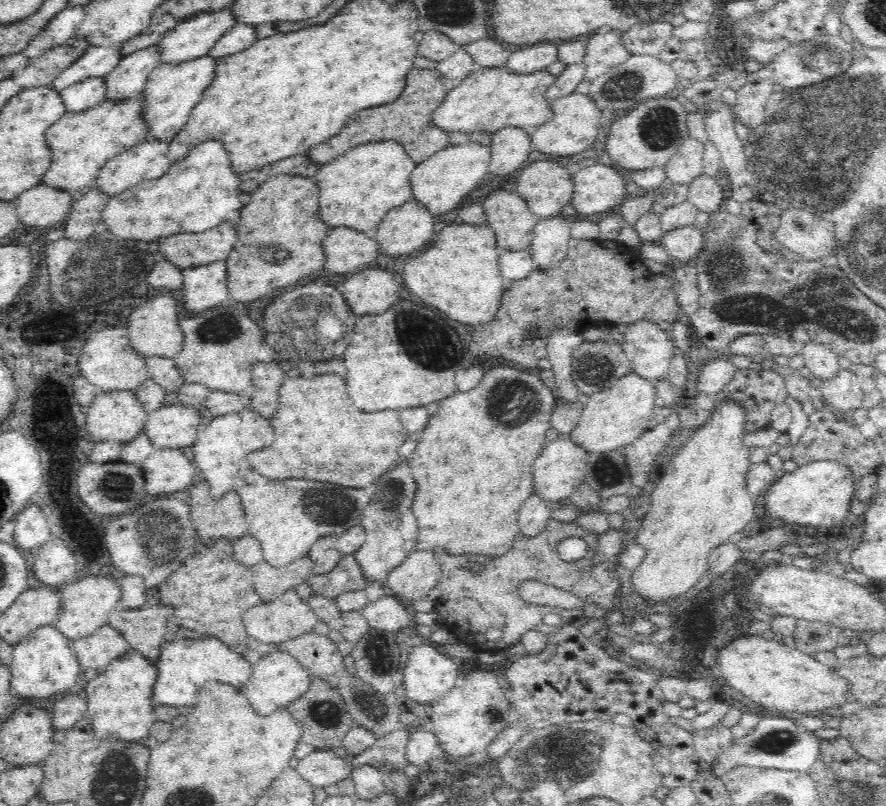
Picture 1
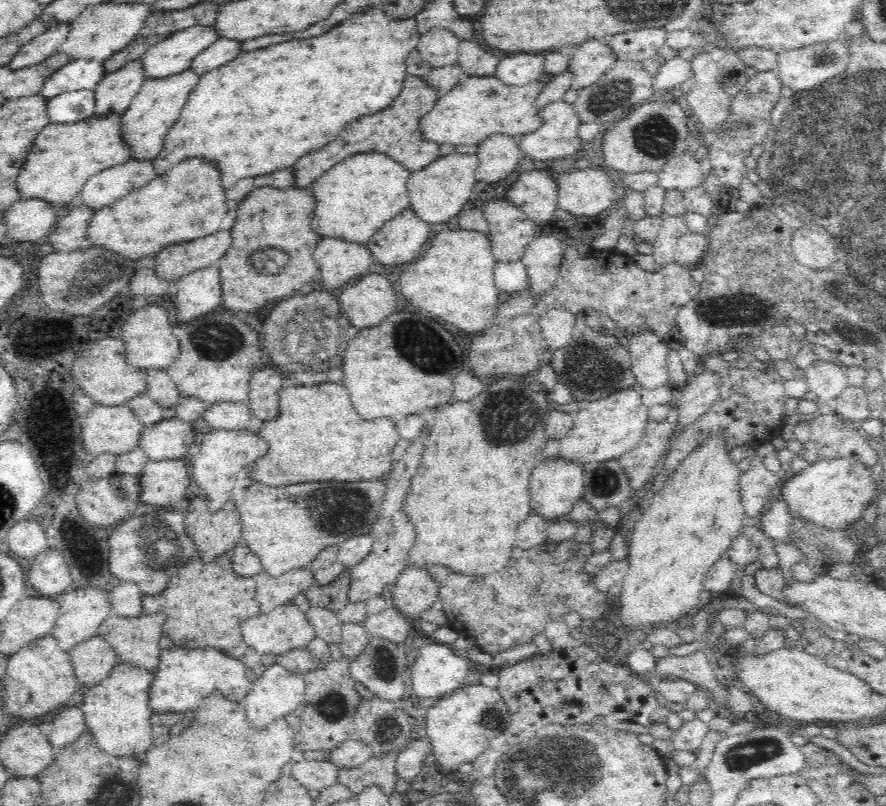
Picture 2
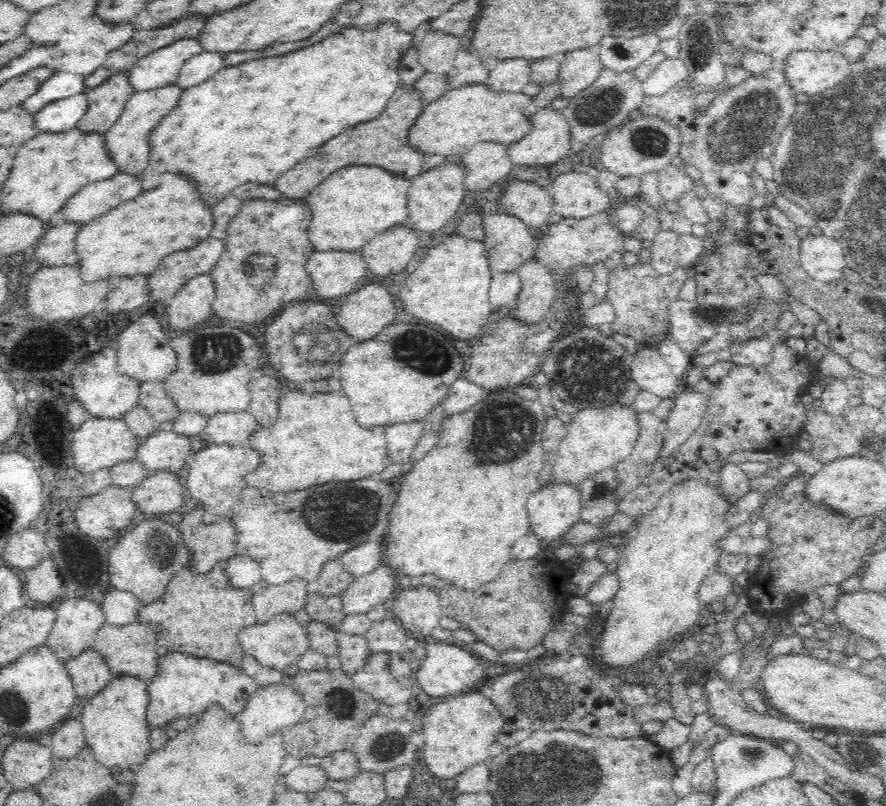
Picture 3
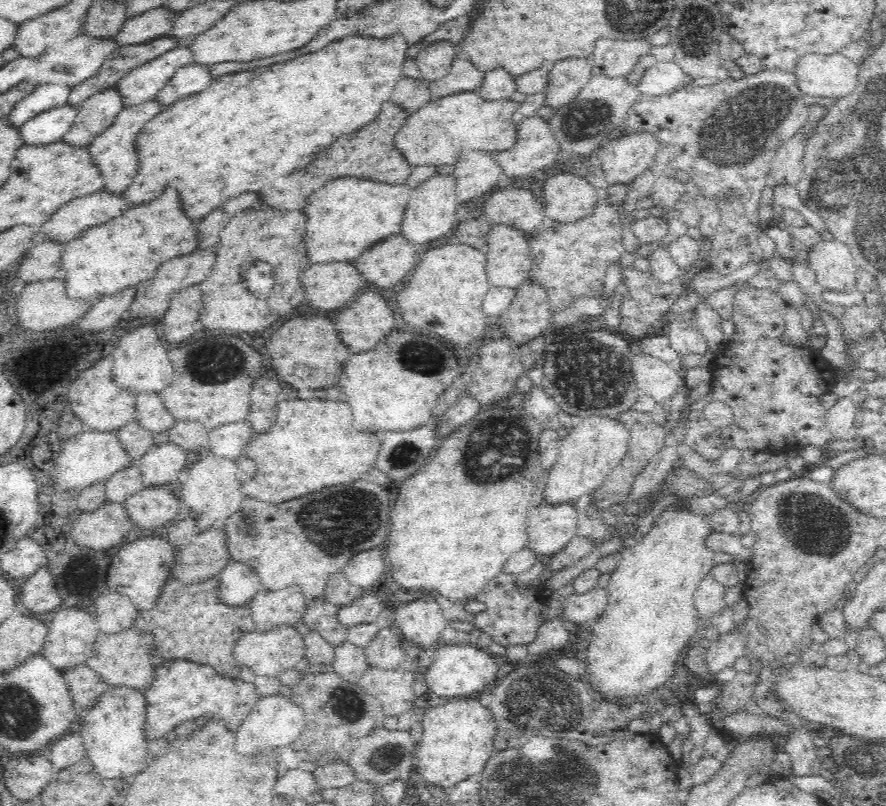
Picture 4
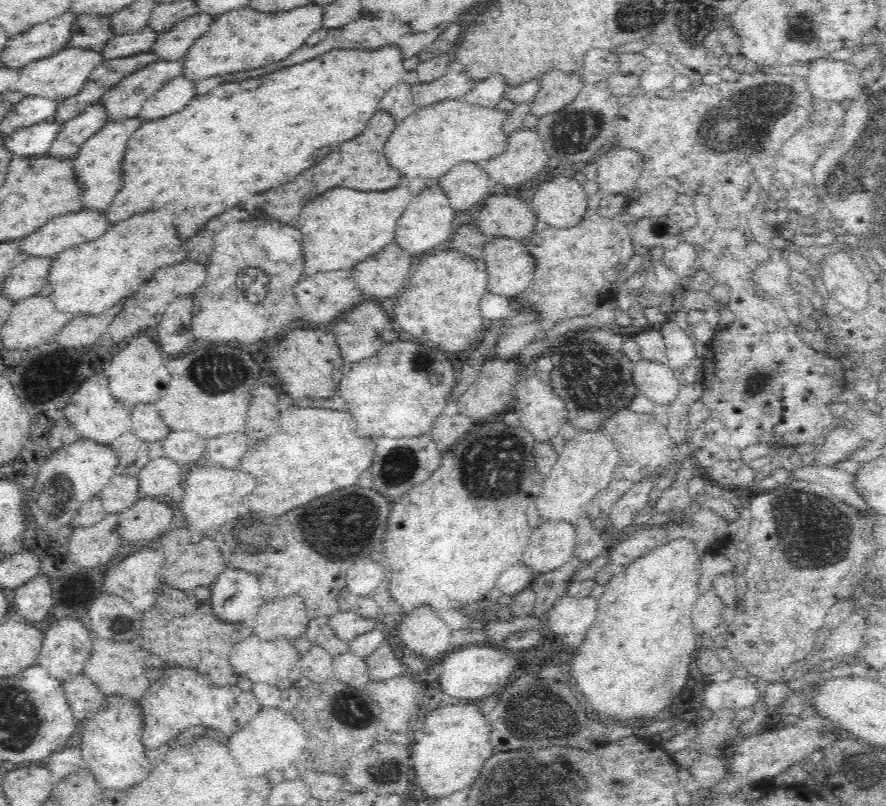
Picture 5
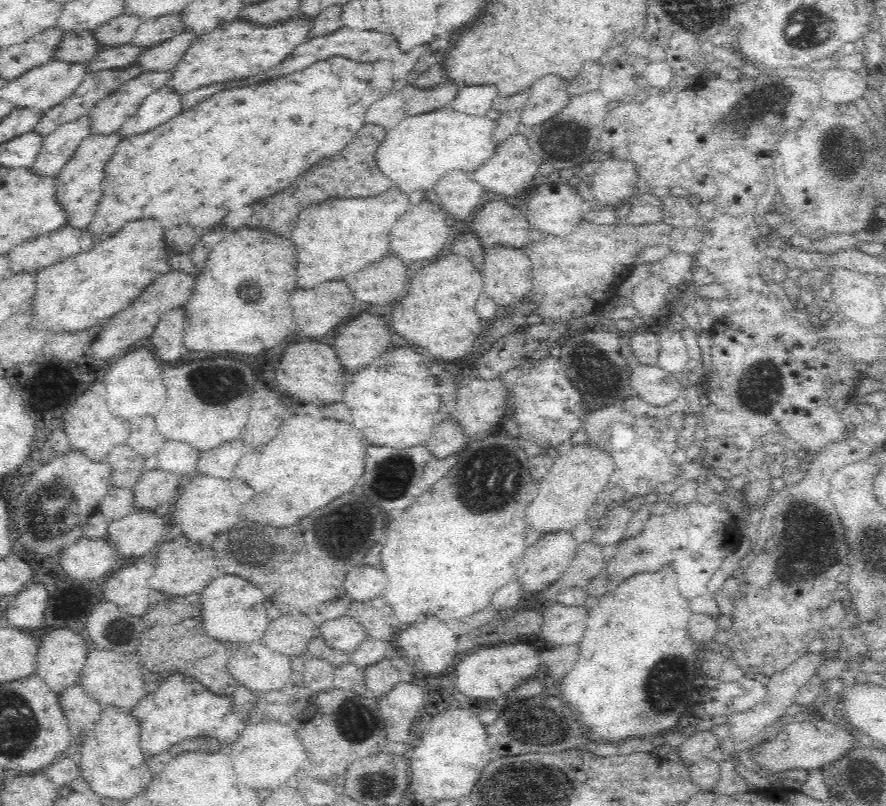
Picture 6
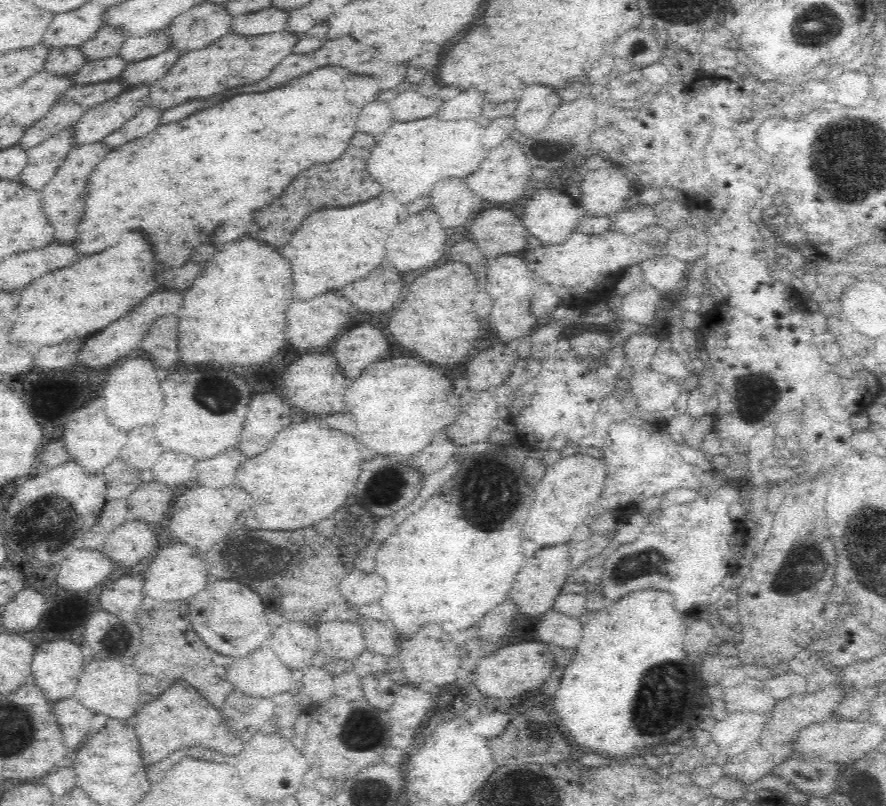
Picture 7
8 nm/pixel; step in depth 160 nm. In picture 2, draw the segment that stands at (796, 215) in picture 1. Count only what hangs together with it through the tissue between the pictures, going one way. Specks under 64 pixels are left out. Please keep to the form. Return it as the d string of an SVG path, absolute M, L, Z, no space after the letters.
M804 221L804 225L793 230L791 247L795 263L812 270L828 270L836 262L837 252L834 237L818 224Z

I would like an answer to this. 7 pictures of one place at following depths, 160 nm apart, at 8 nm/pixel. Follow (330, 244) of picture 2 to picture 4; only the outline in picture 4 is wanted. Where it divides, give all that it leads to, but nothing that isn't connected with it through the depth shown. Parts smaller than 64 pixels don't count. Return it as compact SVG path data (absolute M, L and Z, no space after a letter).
M316 264L300 274L308 300L303 310L323 315L348 305L358 296L364 280L354 264Z

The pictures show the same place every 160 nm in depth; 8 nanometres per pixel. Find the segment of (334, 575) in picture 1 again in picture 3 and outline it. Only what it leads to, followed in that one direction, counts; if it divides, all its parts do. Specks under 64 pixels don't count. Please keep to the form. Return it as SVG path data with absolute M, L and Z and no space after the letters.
M311 587L305 600L305 610L310 620L321 622L325 626L333 628L333 630L340 631L340 626L345 618L342 597L330 596L330 598L324 598Z

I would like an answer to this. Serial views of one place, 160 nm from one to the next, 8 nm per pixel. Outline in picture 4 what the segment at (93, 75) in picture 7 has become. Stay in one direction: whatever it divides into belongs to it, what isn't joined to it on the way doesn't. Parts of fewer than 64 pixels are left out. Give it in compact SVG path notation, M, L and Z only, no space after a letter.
M165 6L148 10L141 16L128 19L122 30L115 36L116 46L132 46L132 44L146 44L160 36L168 35L172 30L172 23L177 16Z

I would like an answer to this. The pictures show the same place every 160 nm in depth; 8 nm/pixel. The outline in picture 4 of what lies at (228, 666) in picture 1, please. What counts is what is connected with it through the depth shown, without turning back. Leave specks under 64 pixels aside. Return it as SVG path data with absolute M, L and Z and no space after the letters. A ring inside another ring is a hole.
M172 660L156 668L156 680L144 690L147 706L147 719L145 722L145 736L148 741L162 738L174 730L178 724L187 720L208 722L220 720L230 732L236 732L240 724L248 718L254 704L258 702L255 683L248 683L237 678L220 678L208 664L192 664L186 660ZM238 690L246 692L248 696L238 694ZM228 694L228 696L224 696ZM232 694L232 696L230 696Z

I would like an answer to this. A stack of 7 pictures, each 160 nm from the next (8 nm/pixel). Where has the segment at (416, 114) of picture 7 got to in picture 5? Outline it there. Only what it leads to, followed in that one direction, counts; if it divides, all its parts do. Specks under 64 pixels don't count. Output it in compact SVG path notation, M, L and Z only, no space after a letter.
M452 66L444 76L431 83L414 83L411 97L415 107L420 109L443 101L462 99L472 87L470 79Z

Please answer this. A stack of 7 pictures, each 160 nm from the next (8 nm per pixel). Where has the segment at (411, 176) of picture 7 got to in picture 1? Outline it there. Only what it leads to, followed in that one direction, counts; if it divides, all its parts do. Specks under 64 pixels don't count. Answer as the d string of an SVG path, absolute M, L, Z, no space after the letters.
M505 66L476 68L443 99L443 104L431 114L431 123L444 132L496 132L502 128L524 128L532 131L546 124L553 115L545 100L547 88L556 76L546 69L532 74L512 74Z

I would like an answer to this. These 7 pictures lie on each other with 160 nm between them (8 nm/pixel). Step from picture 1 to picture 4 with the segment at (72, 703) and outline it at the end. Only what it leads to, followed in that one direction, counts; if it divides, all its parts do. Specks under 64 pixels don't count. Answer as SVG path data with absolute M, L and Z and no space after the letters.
M80 732L62 736L46 751L46 757L52 763L54 771L66 770L68 766L76 764L86 756L83 745L83 736Z

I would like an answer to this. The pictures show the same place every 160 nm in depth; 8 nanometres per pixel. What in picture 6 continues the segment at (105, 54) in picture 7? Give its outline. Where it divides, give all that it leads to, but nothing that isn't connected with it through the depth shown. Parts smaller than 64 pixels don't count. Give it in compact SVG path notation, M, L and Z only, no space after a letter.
M122 14L97 28L93 37L99 49L129 44L134 38L140 21L134 15Z

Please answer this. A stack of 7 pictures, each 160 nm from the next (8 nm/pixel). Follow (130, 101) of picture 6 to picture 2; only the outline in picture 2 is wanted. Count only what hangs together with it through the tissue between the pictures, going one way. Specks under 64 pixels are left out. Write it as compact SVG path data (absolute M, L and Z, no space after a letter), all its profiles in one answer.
M194 26L174 32L141 56L144 78L165 79L184 72L199 52L218 39L213 26Z

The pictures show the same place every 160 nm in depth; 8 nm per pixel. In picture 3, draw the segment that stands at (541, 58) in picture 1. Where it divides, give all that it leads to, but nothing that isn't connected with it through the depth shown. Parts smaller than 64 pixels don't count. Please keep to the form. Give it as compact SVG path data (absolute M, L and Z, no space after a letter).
M523 58L500 61L490 70L486 85L494 93L523 93L529 83L529 64Z

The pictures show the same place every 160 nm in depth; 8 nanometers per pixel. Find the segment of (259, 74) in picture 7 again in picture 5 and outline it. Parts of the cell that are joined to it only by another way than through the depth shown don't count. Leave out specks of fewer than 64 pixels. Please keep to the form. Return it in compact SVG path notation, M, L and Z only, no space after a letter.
M312 2L308 6L273 14L264 14L249 6L222 14L188 49L181 75L195 83L212 76L226 76L277 63L300 48L312 33L322 29L323 16L323 7Z

